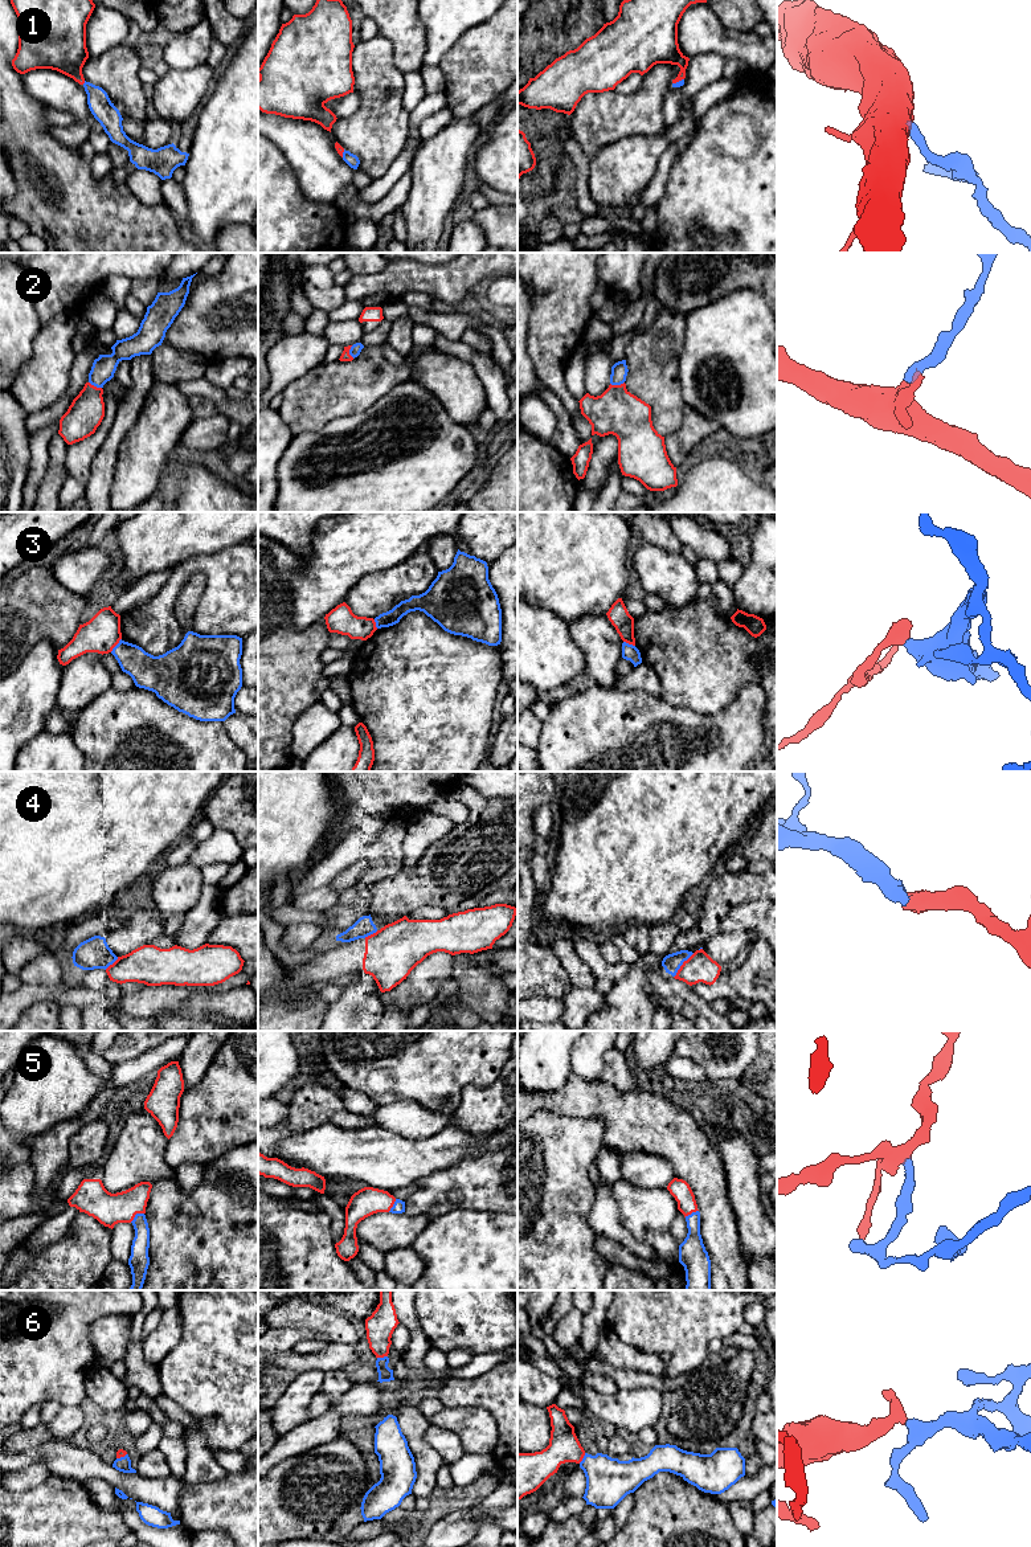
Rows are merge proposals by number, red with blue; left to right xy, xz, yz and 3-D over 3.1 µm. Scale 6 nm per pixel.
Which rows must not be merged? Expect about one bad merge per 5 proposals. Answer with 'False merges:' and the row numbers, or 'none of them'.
False merges: 3, 4

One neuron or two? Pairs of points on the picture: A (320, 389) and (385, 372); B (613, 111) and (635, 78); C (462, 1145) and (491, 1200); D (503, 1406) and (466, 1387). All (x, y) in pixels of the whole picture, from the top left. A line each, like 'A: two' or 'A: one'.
A: one
B: two
C: two
D: one

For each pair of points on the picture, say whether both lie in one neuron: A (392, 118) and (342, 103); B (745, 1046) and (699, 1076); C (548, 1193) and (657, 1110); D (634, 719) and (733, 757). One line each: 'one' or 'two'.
A: two
B: two
C: two
D: one

